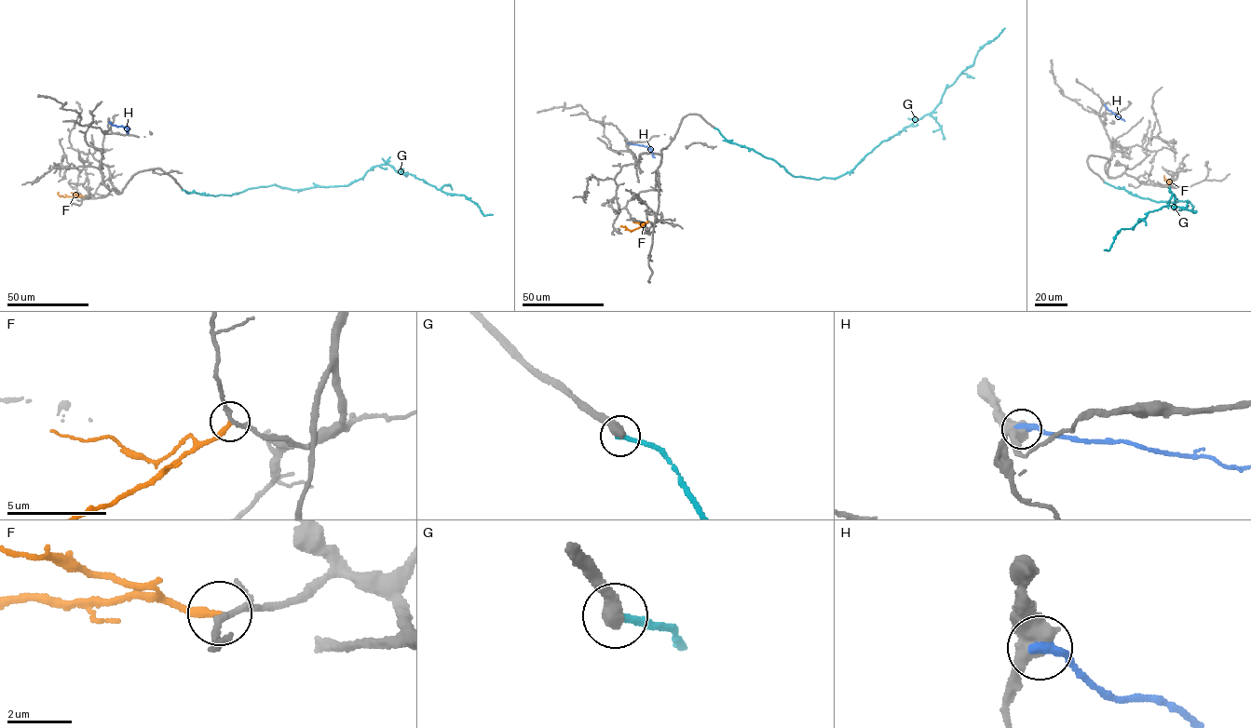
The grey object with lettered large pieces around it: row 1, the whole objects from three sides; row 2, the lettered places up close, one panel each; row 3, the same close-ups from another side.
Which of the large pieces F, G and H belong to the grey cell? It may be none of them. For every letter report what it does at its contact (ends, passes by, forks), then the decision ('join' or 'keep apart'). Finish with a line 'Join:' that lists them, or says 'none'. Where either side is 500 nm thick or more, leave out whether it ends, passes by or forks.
F: it ends; keep apart
G: it ends; keep apart
H: keep apart
Join: none

